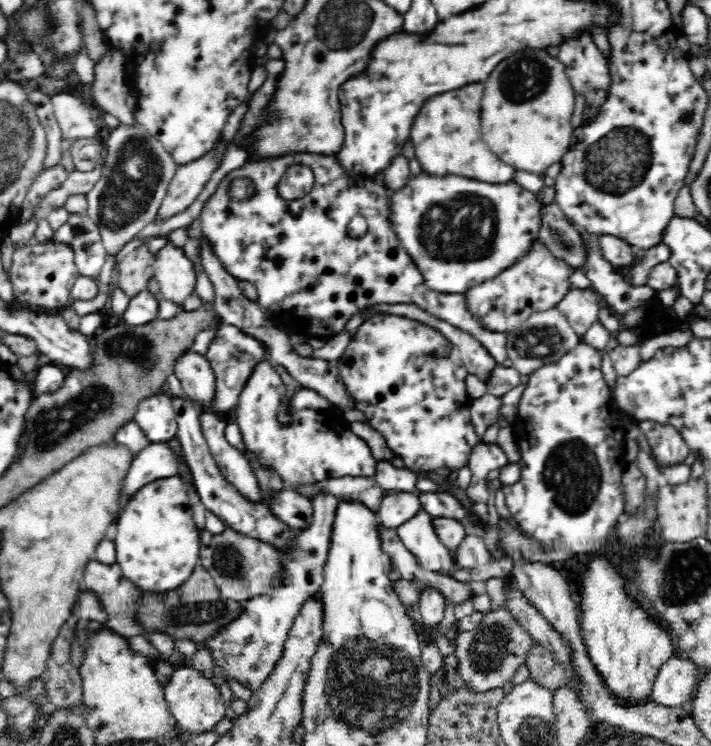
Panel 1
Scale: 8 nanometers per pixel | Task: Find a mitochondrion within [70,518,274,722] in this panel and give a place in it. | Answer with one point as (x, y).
(191, 612)

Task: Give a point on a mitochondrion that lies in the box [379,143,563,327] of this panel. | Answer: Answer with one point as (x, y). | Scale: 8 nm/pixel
(466, 226)

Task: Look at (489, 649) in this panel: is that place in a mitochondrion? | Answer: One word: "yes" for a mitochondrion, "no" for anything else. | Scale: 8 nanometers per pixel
yes

